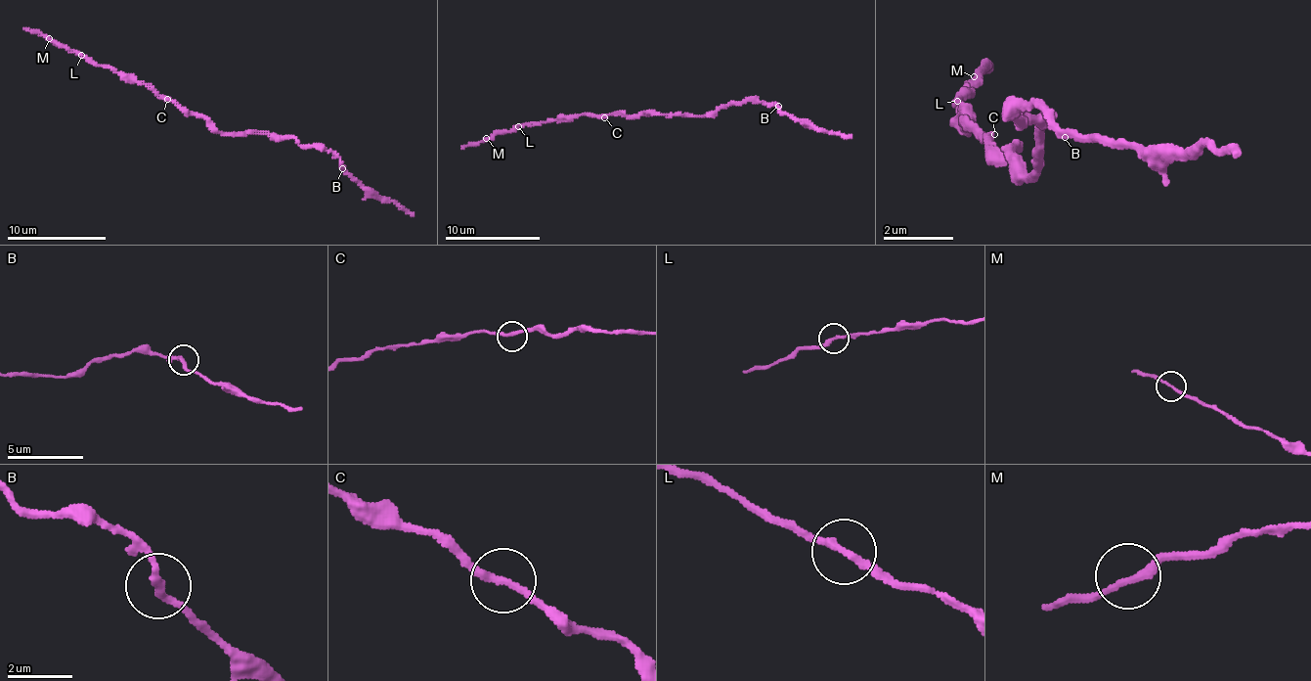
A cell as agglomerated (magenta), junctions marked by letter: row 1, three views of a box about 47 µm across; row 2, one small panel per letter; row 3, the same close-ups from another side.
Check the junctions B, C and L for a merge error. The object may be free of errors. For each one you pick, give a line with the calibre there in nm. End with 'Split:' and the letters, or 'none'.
L: Thickness 240 nm
Split: L

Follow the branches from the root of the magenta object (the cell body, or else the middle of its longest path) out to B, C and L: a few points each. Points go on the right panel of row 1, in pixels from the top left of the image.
B: (1033, 177), (1048, 106), (1017, 108), (1019, 123), (1016, 104), (1055, 115), (1065, 137)
C: (1033, 177), (1013, 158), (1012, 149), (1008, 158), (988, 155), (986, 139), (994, 134)
L: (1033, 177), (1012, 149), (1008, 158), (988, 155), (986, 139), (959, 122), (957, 131), (955, 102)

